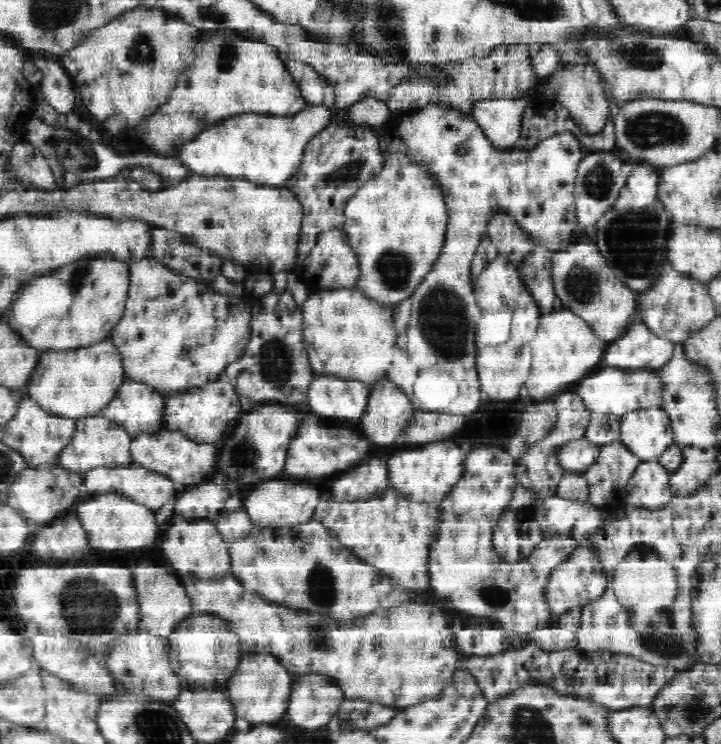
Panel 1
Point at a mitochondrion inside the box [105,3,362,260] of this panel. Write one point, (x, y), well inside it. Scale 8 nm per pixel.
(140, 50)

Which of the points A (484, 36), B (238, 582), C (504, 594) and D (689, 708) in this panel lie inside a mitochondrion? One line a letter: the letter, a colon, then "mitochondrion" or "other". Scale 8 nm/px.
A: other
B: other
C: mitochondrion
D: mitochondrion

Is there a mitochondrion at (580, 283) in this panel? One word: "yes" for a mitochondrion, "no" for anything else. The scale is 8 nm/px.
yes

